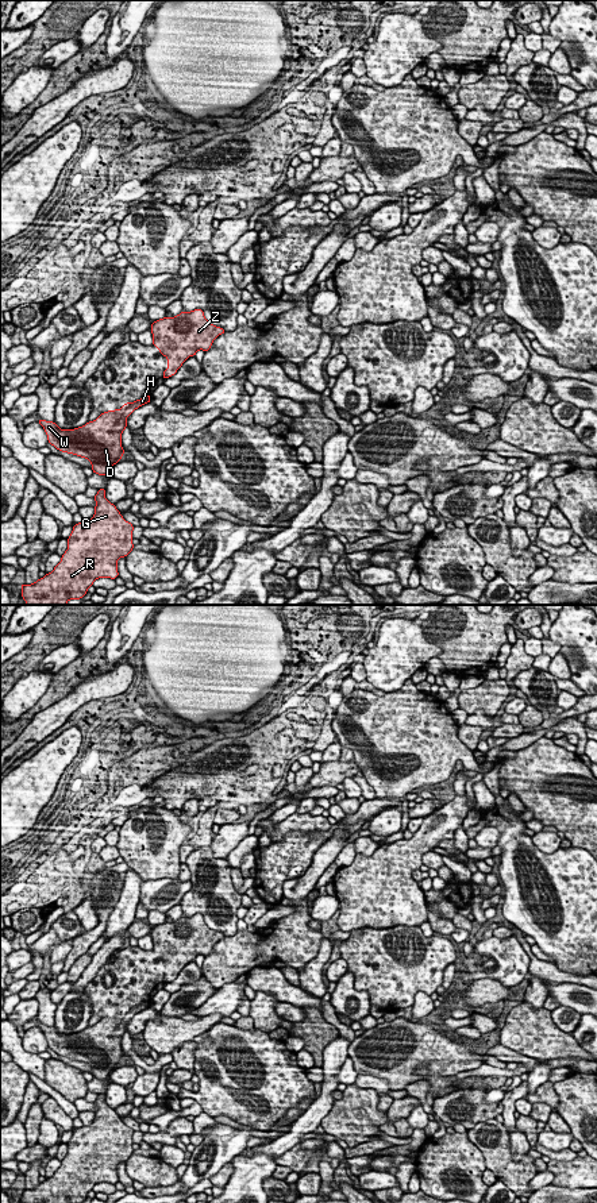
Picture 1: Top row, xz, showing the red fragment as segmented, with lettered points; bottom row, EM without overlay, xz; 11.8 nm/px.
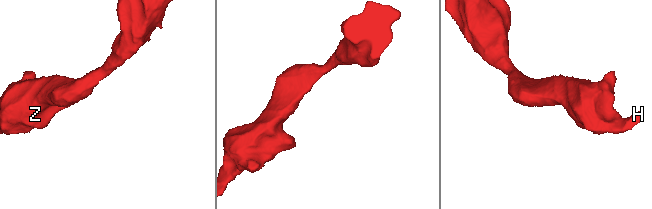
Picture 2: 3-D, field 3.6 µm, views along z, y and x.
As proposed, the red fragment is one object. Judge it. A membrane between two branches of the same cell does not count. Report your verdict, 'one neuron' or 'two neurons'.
one neuron

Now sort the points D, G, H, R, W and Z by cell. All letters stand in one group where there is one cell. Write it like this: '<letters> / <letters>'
D G H R W Z

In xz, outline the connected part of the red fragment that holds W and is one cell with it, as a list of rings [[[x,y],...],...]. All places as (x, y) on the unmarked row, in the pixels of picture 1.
[[[151,1000],[124,1009],[120,1014],[100,1018],[100,1021],[74,1034],[61,1034],[54,1026],[38,1023],[47,1045],[58,1056],[85,1063],[92,1076],[107,1080],[124,1060],[122,1038],[127,1033],[127,1022],[139,1011],[149,1009]]]

